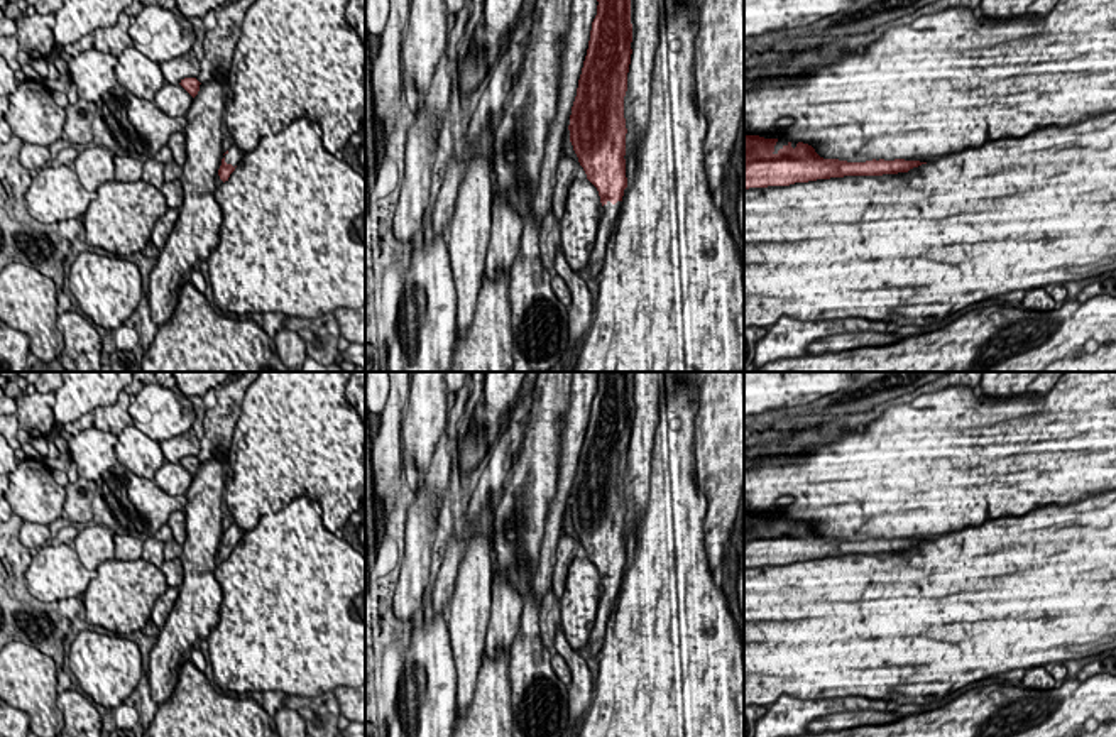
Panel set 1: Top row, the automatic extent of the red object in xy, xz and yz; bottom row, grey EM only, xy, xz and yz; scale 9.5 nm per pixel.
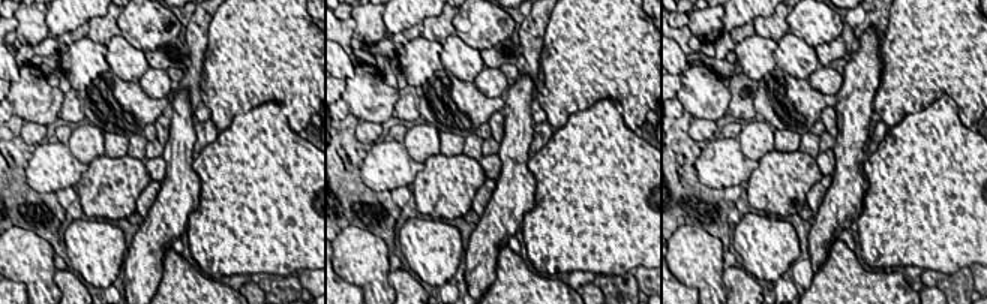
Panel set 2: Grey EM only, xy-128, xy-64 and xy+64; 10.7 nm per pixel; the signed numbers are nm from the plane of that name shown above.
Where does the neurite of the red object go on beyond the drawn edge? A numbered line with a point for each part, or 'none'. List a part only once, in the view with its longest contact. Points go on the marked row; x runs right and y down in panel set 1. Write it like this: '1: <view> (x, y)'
1: xy (234, 156)

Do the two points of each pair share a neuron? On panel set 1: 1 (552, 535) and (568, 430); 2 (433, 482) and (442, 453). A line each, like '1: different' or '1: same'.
1: same
2: same

